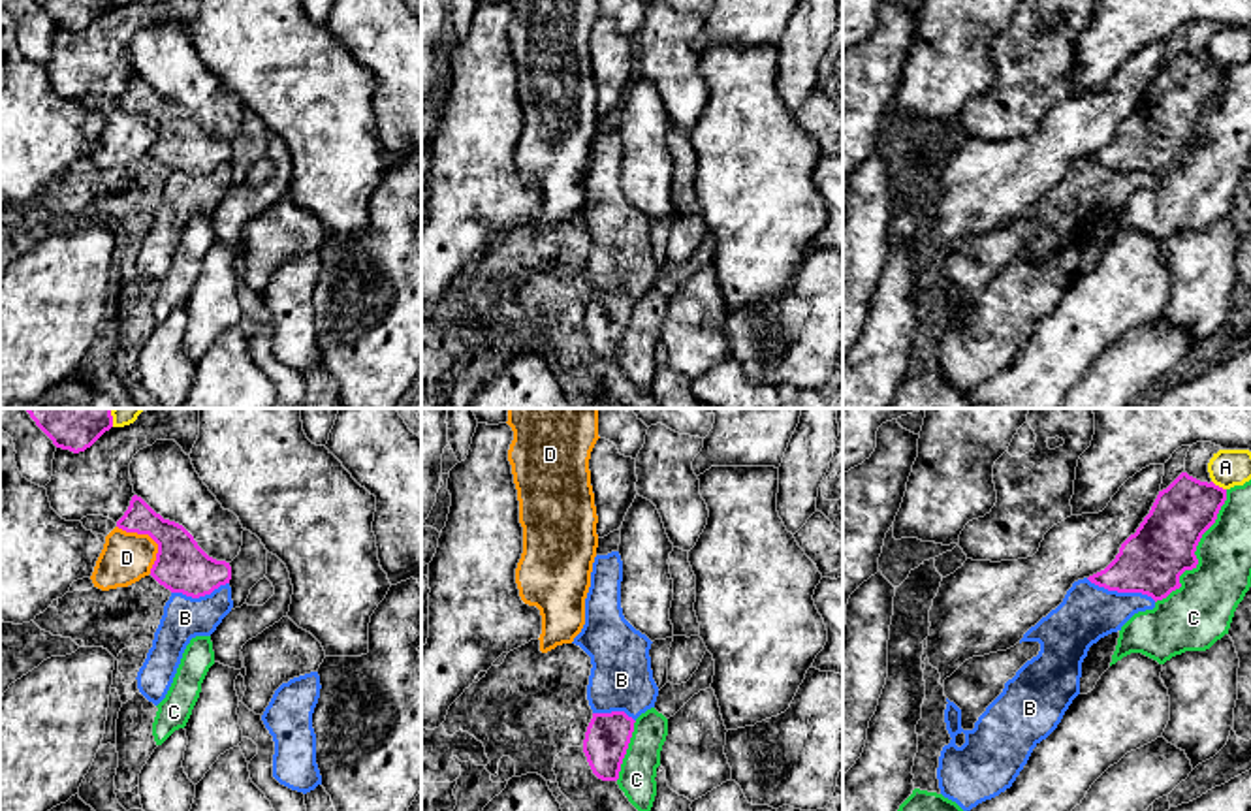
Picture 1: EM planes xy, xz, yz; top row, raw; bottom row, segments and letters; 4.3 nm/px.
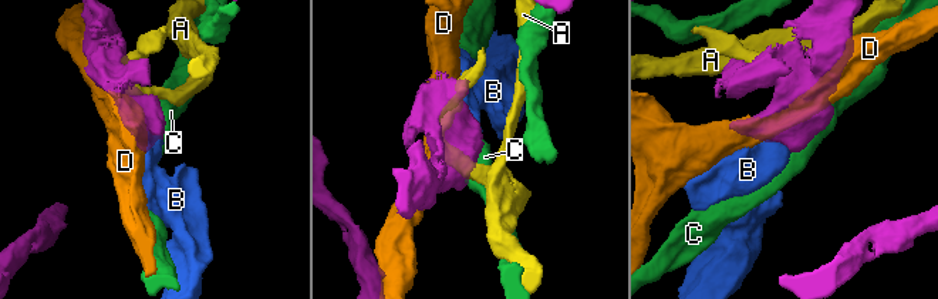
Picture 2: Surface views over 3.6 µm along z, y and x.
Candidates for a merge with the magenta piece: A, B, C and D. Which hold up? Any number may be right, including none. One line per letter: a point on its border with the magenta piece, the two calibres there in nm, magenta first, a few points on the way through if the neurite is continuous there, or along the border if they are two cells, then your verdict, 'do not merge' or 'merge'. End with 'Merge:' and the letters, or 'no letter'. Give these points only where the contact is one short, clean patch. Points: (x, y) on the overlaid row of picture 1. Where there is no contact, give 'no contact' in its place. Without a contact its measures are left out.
A: meets magenta in yz at (1218, 486); 260 nm thick on the magenta side, 160 nm on the other; do not merge
B: meets magenta in yz at (1122, 591); 280 nm thick on the magenta side, 240 nm on the other; do not merge
C: meets magenta in yz at (1195, 550); 280 nm thick on the magenta side, 260 nm on the other; do not merge
D: meets magenta in xy at (151, 537); 220 nm thick on the magenta side, 220 nm on the other; do not merge
Merge: no letter

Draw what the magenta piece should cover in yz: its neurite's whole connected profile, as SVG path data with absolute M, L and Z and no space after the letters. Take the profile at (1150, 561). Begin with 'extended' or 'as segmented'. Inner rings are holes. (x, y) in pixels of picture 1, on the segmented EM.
as segmented | M1181 472L1166 489L1159 491L1149 514L1134 534L1119 548L1116 559L1087 580L1099 587L1117 593L1142 593L1155 602L1180 589L1180 576L1198 565L1195 555L1202 534L1215 523L1221 506L1227 501L1227 489L1213 482L1200 482Z

